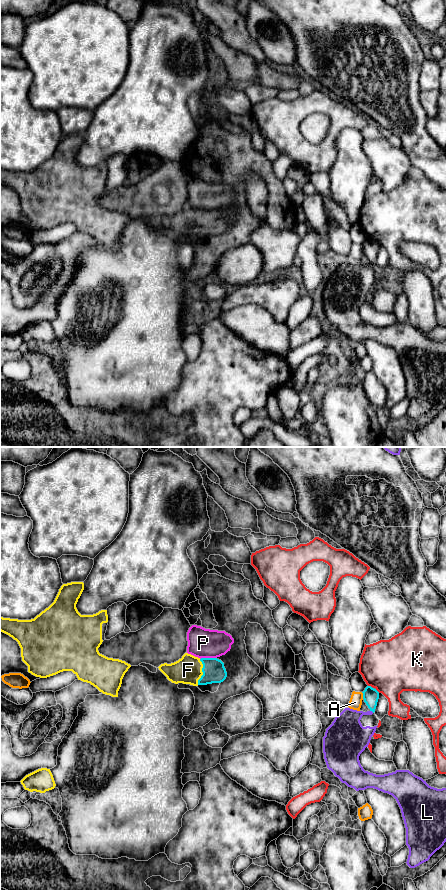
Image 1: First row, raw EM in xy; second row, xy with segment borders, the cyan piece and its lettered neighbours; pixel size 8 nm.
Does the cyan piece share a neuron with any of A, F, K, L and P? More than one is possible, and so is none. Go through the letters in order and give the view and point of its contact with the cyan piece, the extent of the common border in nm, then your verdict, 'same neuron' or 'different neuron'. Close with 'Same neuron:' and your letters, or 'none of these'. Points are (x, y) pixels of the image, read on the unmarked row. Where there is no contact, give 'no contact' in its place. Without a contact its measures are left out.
A: meets cyan in xy at (363, 247); contact 60 nm long; different neuron
F: meets cyan in xy at (202, 223); contact 200 nm long; same neuron
K: meets cyan in xy at (370, 238); contact 40 nm long; different neuron
L: meets cyan in xy at (372, 263); contact 40 nm long; different neuron
P: meets cyan in xy at (208, 210); contact 140 nm long; different neuron
Same neuron: F

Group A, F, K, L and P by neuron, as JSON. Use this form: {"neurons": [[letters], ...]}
{"neurons": [["A"], ["F"], ["K"], ["L"], ["P"]]}

